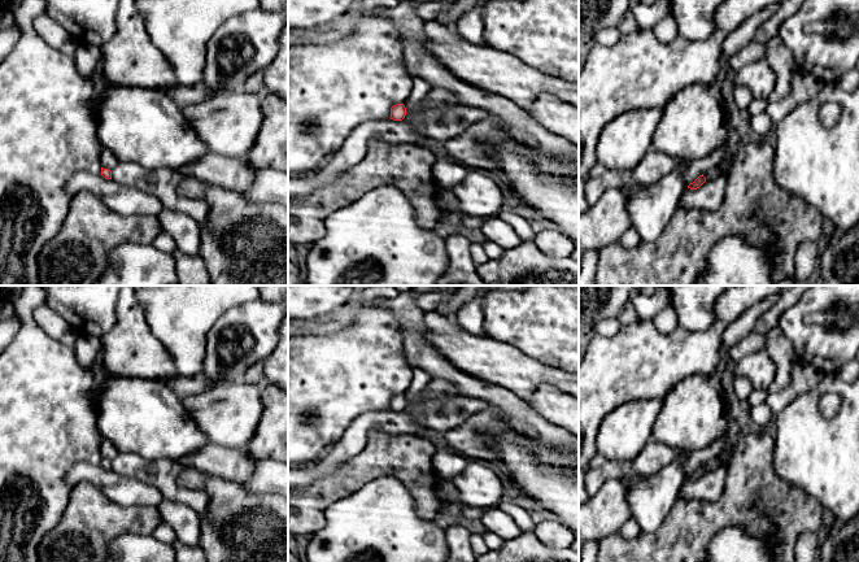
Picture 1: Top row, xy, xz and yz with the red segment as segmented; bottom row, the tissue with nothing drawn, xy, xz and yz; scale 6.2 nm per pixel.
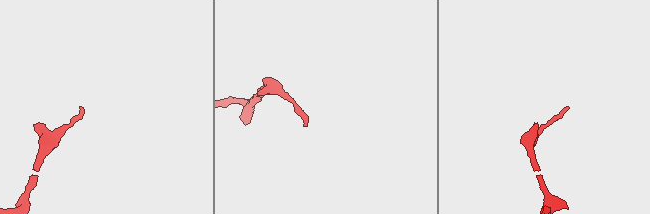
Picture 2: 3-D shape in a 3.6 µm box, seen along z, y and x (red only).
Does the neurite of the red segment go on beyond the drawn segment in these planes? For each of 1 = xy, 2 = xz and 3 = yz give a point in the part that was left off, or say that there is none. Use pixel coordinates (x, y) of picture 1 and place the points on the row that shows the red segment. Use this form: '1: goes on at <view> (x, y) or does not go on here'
1: does not go on here
2: does not go on here
3: does not go on here

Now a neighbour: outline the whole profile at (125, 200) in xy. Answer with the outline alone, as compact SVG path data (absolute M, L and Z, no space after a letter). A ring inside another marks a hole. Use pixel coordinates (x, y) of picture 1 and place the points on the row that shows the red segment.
M77 173L66 189L71 196L79 191L92 192L108 208L122 215L157 215L163 209L153 195L105 179L101 174Z

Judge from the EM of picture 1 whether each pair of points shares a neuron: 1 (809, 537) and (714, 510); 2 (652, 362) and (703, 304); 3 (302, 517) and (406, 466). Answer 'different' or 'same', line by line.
1: different
2: different
3: same

